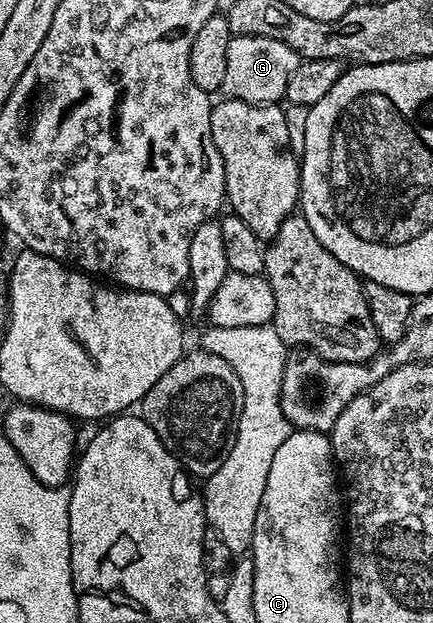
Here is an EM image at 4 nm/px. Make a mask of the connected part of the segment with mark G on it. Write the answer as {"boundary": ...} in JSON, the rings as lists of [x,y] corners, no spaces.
{"boundary":[[[233,35],[228,44],[228,65],[221,93],[253,106],[278,104],[286,97],[288,80],[299,64],[298,53],[280,40],[268,36]]]}

